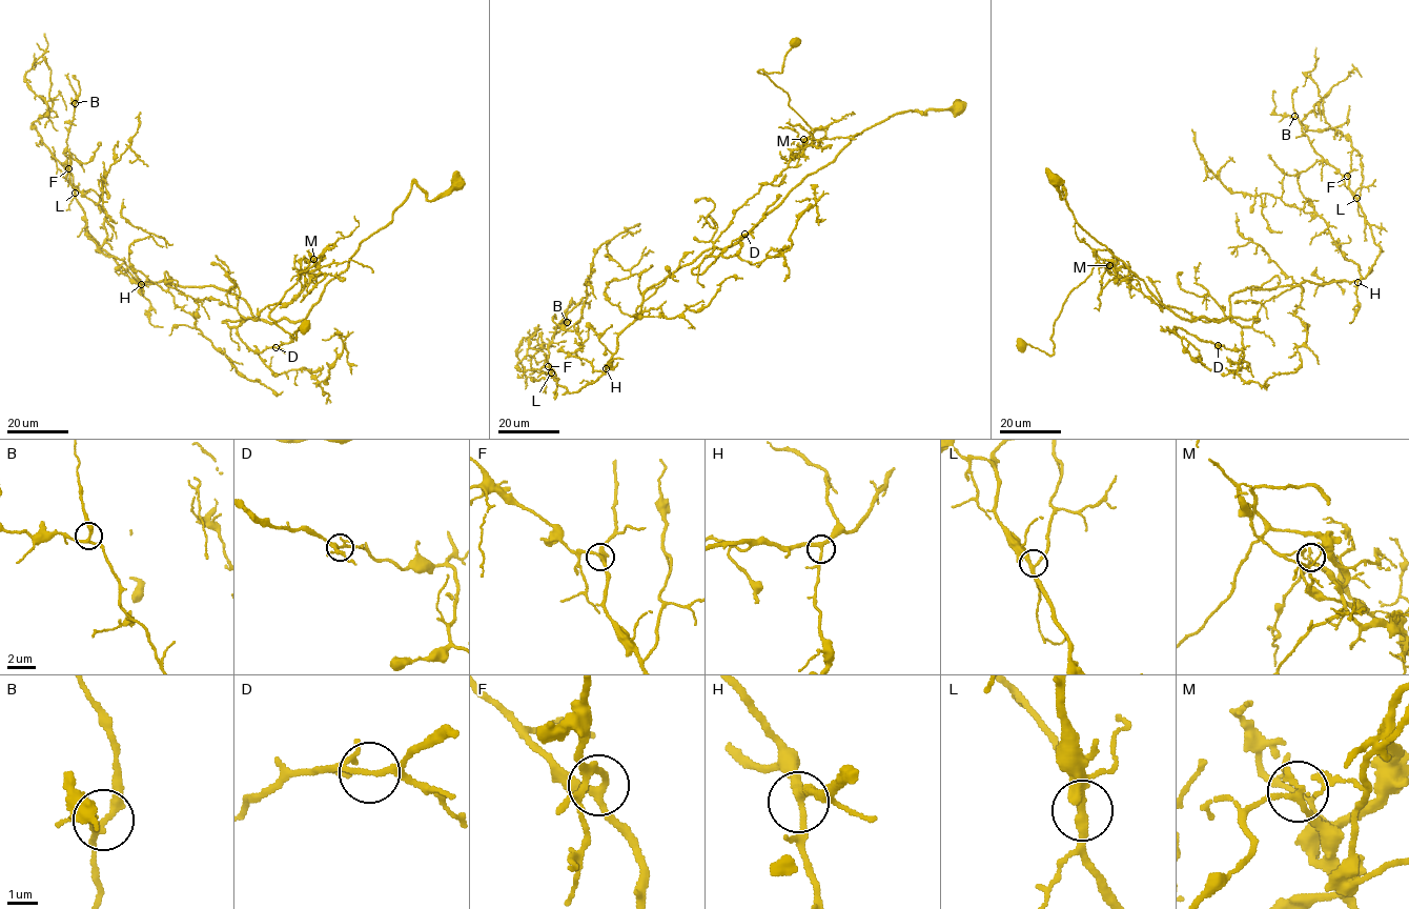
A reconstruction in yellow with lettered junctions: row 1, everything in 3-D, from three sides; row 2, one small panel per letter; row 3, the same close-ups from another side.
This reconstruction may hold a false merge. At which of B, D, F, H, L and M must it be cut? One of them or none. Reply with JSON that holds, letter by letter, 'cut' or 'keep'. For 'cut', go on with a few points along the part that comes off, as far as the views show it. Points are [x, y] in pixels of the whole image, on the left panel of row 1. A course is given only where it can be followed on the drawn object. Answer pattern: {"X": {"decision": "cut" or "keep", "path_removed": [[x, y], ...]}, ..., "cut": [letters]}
{"B": {"decision": "keep"}, "D": {"decision": "keep"}, "F": {"decision": "keep"}, "H": {"decision": "keep"}, "L": {"decision": "keep"}, "M": {"decision": "cut", "path_removed": [[313, 259], [321, 260], [323, 253], [298, 274], [269, 312], [295, 339], [297, 330], [308, 322]]}, "cut": ["M"]}

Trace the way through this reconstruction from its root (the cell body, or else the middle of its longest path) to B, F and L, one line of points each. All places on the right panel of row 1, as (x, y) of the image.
B: (1054, 179), (1075, 221), (1160, 302), (1220, 322), (1234, 293), (1358, 281), (1380, 255), (1349, 178), (1294, 116)
F: (1054, 179), (1075, 221), (1160, 302), (1220, 322), (1247, 288), (1366, 277), (1381, 248), (1347, 176)
L: (1054, 179), (1090, 236), (1196, 321), (1227, 318), (1230, 296), (1247, 288), (1363, 279), (1381, 248), (1356, 198)

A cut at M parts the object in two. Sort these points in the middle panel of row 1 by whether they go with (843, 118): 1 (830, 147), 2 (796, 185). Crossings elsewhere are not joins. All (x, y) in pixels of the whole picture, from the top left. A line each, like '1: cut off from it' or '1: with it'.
1: cut off from it
2: with it

